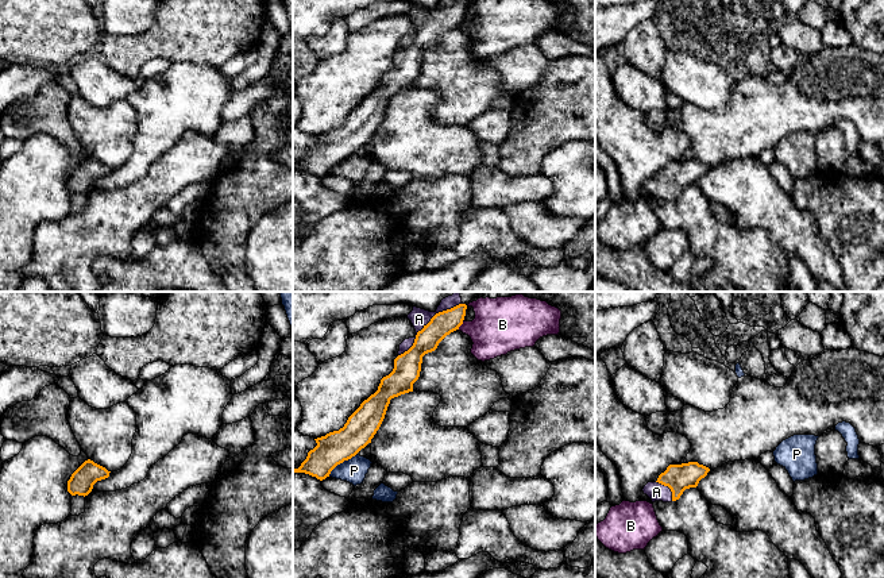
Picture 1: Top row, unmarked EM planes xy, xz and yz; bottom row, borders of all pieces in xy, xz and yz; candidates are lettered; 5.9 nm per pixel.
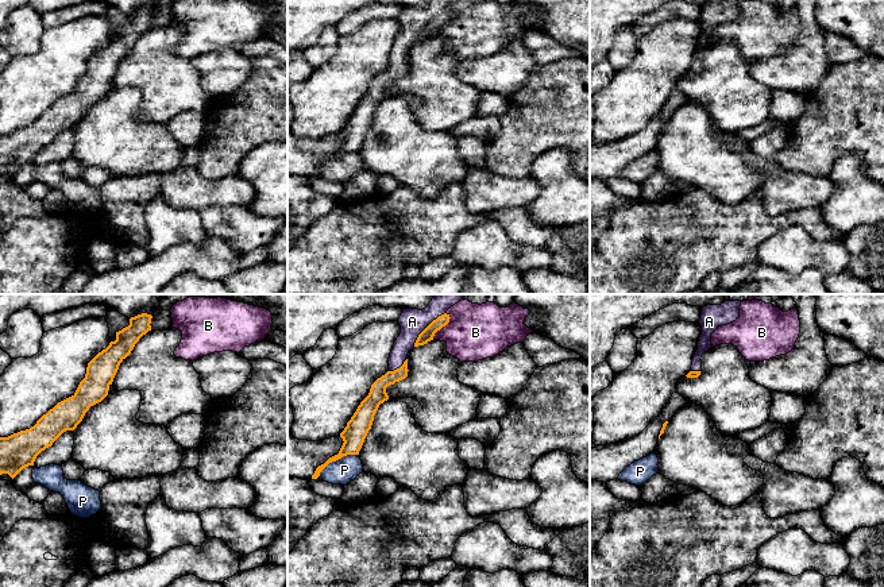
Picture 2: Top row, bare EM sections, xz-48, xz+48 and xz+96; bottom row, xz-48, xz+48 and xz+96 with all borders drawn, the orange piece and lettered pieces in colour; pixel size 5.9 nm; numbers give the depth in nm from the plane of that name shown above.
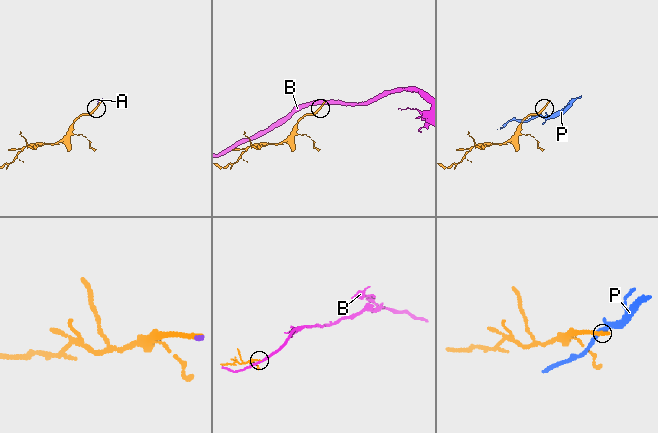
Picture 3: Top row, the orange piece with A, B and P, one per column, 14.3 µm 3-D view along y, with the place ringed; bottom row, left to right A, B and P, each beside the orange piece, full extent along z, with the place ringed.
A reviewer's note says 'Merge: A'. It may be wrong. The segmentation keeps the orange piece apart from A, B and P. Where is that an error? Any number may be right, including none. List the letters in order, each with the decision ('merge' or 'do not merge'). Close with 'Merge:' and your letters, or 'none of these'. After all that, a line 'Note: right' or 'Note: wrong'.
A: merge
B: do not merge
P: do not merge
Merge: A
Note: right

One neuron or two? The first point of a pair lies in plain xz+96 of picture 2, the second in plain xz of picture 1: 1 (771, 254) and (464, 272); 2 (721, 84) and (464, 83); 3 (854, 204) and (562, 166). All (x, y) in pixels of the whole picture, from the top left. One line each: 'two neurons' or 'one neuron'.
1: two neurons
2: one neuron
3: one neuron

